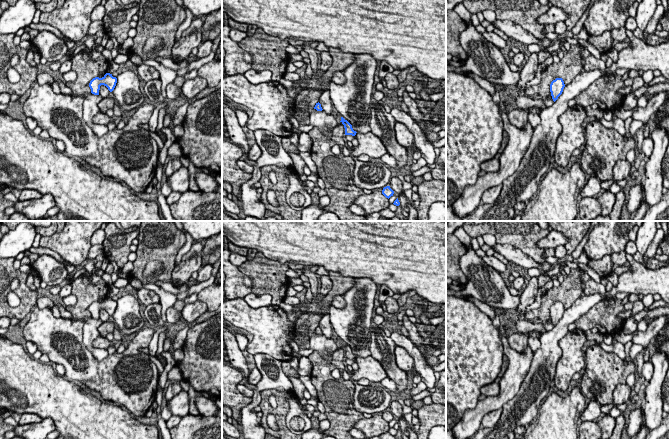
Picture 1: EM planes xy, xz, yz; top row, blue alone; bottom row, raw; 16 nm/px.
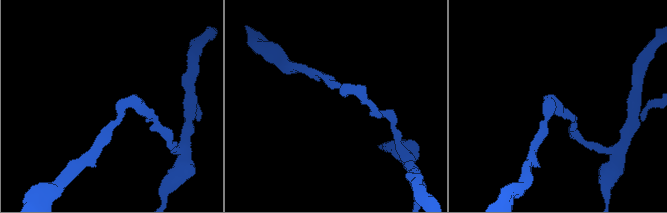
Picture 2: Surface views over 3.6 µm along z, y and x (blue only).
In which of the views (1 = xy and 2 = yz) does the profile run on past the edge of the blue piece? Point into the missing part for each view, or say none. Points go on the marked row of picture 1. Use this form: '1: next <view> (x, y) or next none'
1: next none
2: next none

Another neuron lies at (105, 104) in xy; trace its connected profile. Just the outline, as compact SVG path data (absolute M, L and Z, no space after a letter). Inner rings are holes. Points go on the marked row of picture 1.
M112 97L103 98L99 103L98 107L100 109L100 112L107 113L109 109L113 109L116 101Z

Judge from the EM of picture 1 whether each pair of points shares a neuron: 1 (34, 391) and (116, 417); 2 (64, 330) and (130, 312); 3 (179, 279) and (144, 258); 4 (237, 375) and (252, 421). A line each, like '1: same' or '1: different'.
1: same
2: different
3: different
4: different

